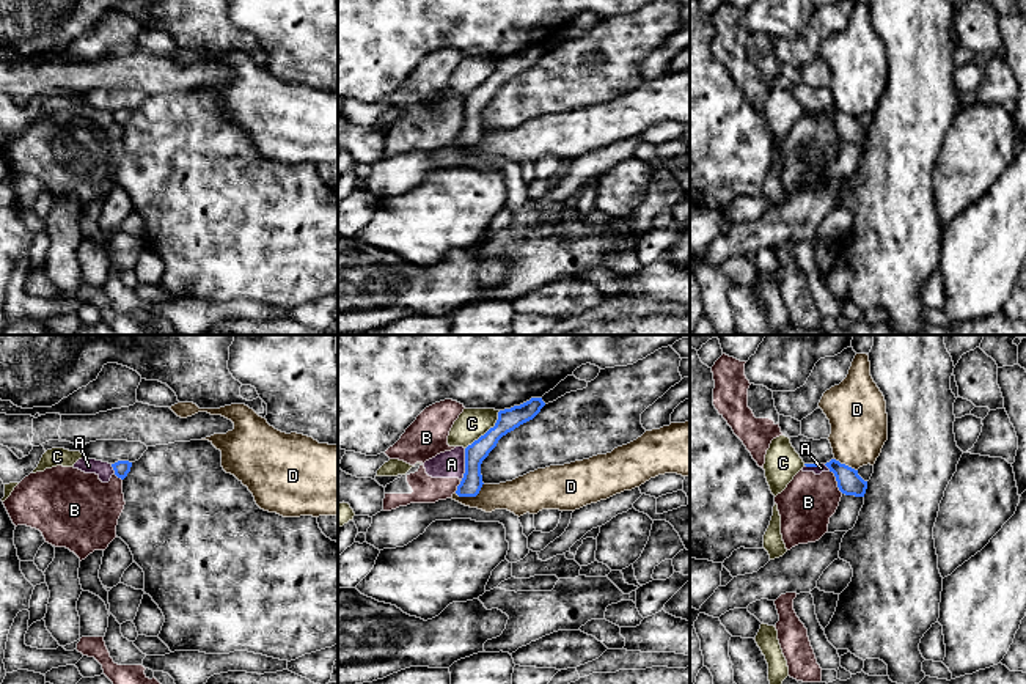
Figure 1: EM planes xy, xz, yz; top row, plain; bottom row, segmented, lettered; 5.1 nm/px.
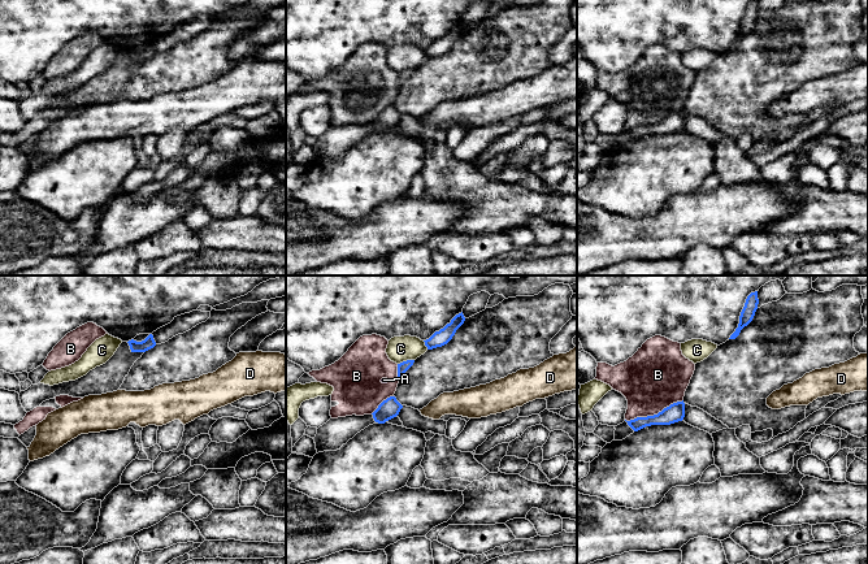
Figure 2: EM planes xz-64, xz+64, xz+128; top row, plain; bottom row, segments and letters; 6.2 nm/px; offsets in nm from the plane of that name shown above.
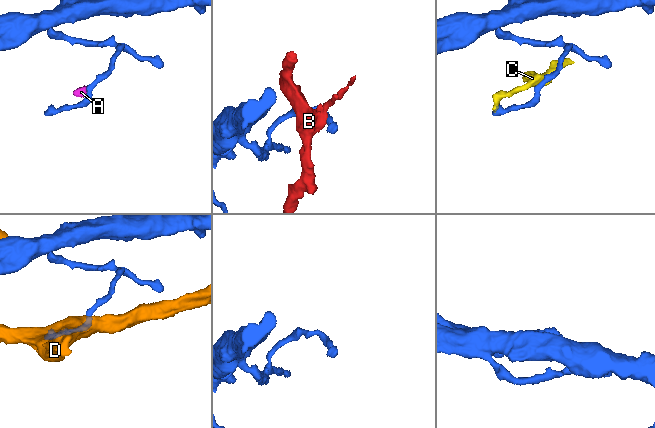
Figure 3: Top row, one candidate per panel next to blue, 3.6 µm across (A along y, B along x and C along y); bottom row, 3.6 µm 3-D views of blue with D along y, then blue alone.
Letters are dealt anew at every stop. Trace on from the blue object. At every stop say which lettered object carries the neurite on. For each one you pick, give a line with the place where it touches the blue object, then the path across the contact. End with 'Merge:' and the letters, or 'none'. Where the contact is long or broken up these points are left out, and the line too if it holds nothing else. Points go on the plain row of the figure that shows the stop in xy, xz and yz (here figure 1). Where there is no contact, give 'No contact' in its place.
Merge: none

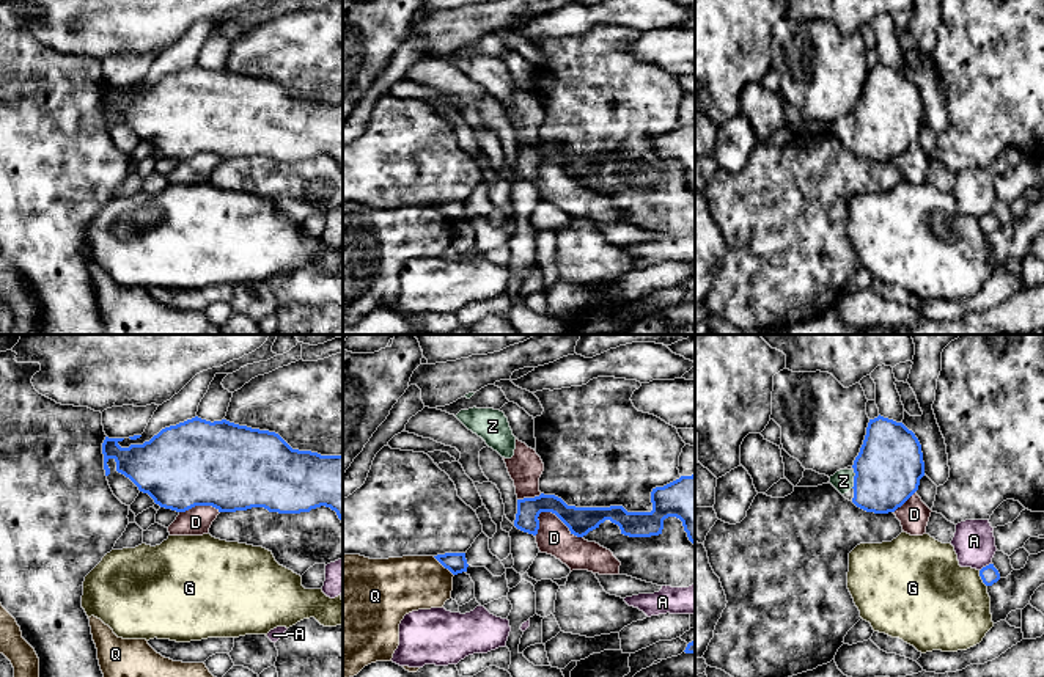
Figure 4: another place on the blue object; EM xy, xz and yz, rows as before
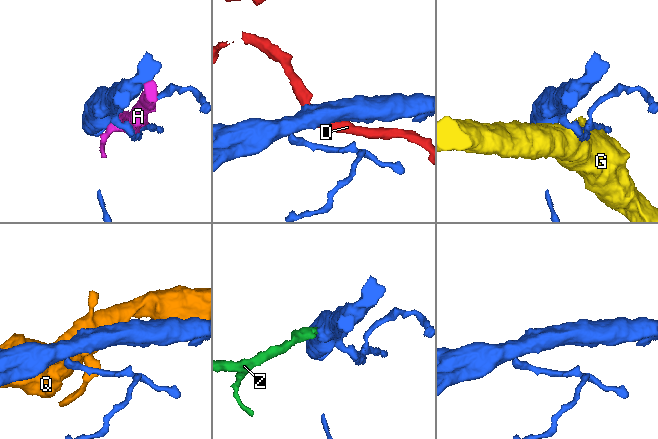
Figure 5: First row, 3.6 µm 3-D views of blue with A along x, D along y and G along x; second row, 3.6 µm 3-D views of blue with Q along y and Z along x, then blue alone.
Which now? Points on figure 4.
Z: Touches blue at yz (854, 128). Path across: yz (889, 115), (876, 128), (854, 128), (843, 129)
Merge: Z

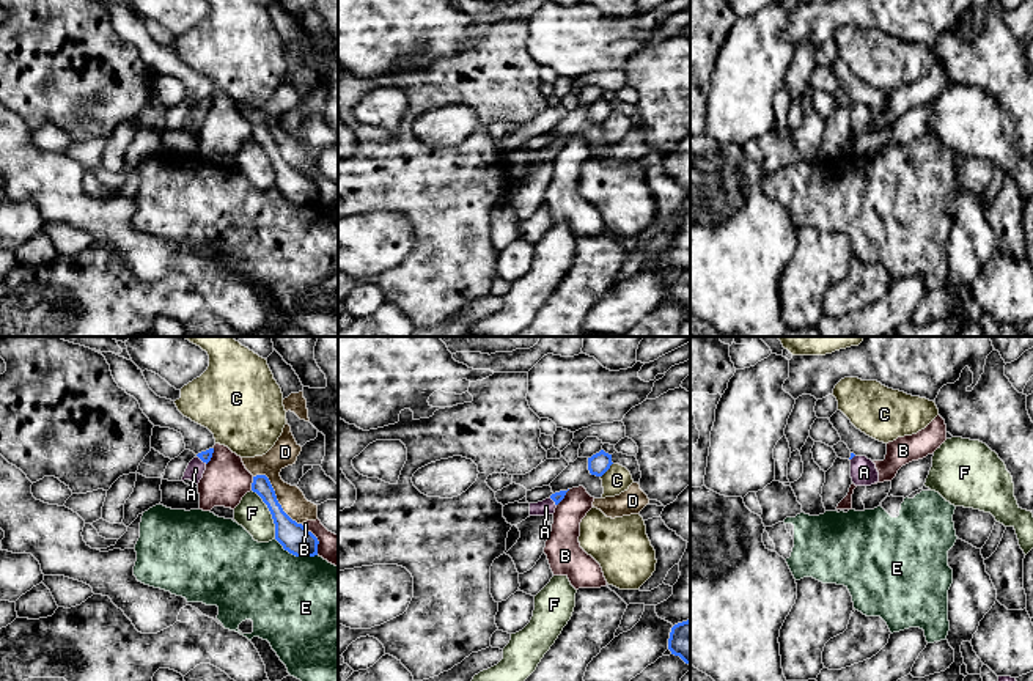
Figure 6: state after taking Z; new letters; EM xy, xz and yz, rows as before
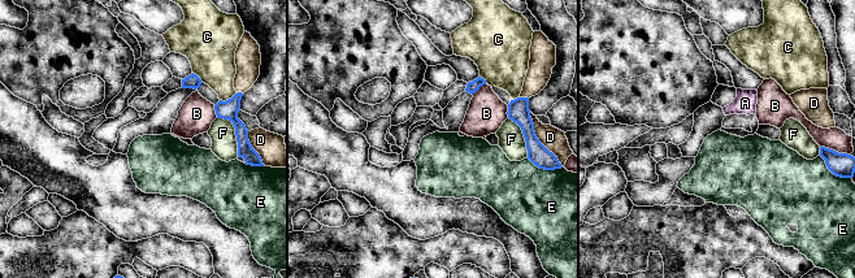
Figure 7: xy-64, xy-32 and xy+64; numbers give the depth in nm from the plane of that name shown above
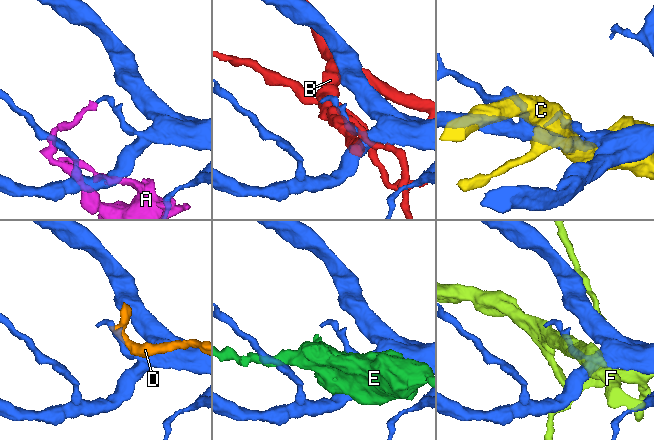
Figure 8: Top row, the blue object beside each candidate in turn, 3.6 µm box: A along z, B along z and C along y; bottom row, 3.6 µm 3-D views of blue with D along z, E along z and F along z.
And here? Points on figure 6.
Merge: none

